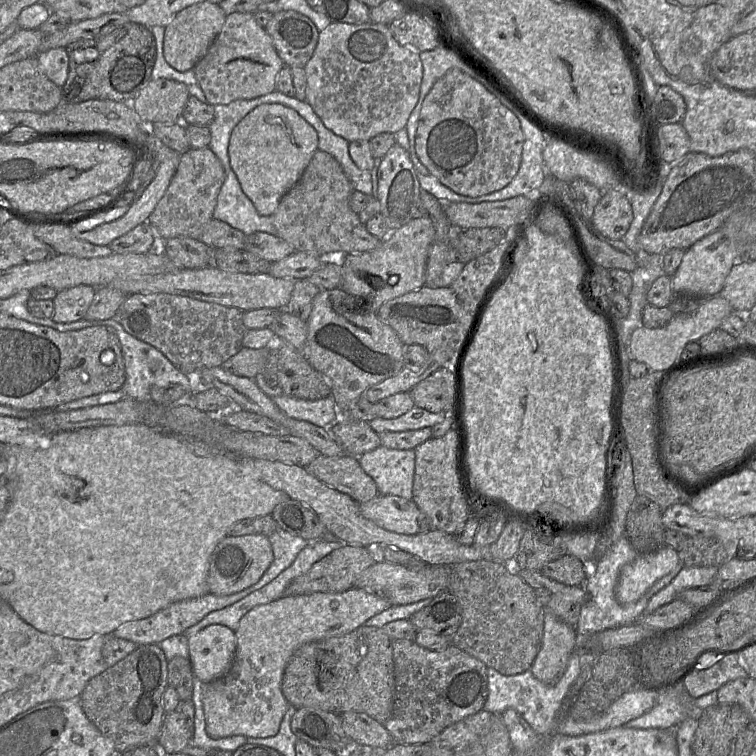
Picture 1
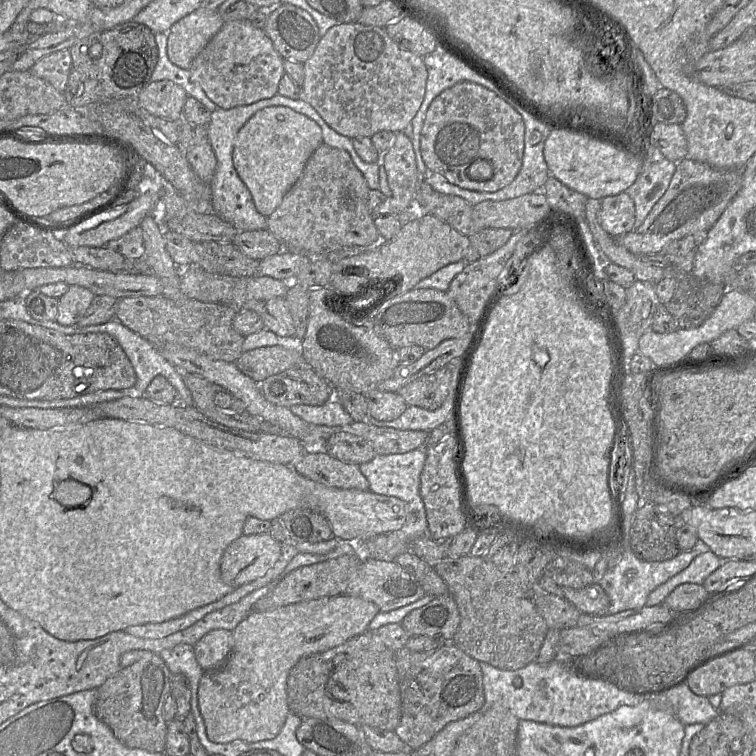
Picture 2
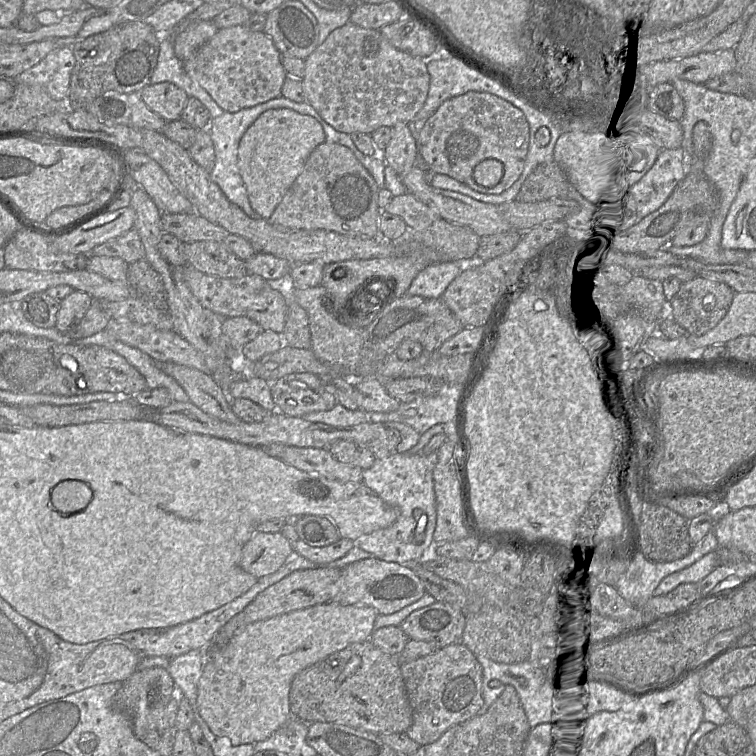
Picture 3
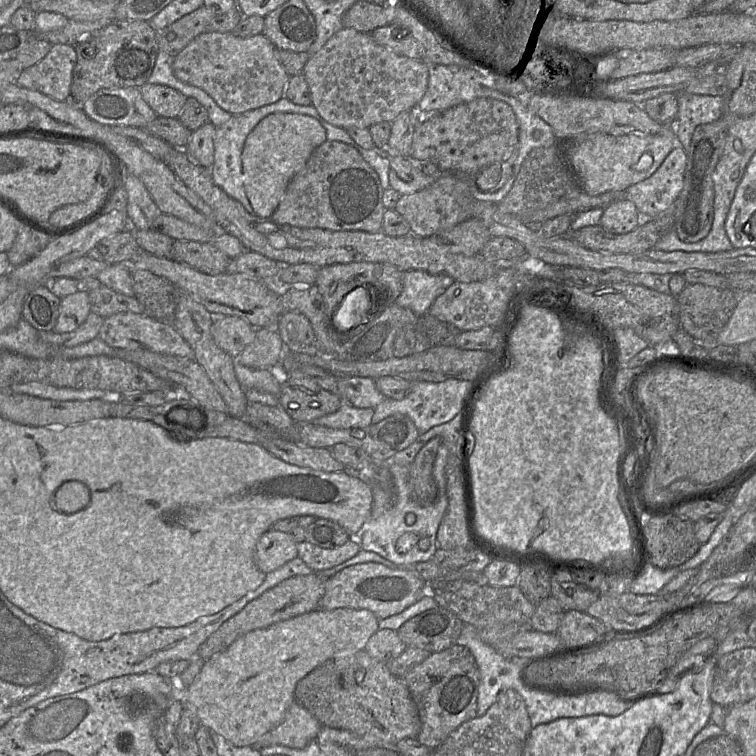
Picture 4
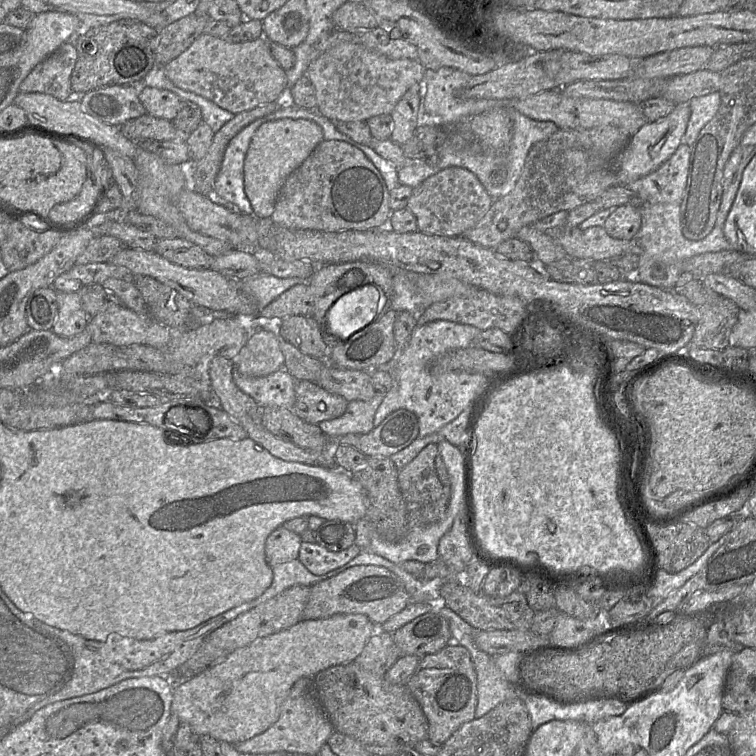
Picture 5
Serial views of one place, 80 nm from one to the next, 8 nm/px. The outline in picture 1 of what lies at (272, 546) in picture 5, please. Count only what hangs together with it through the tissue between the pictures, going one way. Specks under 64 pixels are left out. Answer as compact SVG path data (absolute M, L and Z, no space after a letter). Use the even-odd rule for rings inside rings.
M264 534L226 536L213 550L209 559L207 583L209 594L224 596L240 592L260 580L273 560L273 552L268 537Z

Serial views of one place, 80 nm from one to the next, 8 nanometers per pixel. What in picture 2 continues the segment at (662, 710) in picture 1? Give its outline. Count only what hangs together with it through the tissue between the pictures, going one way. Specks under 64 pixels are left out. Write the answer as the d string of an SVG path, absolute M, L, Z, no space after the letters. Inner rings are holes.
M686 683L672 686L650 698L656 707L668 708L684 725L706 724L719 713L706 696L694 694Z

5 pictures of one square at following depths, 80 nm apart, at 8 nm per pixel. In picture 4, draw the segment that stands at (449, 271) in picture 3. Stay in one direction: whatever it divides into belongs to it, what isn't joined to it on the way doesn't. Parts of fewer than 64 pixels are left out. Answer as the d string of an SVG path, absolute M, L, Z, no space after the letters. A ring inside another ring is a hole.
M424 270L403 272L403 289L394 303L412 310L417 315L428 312L432 303L455 280L446 274L430 274Z

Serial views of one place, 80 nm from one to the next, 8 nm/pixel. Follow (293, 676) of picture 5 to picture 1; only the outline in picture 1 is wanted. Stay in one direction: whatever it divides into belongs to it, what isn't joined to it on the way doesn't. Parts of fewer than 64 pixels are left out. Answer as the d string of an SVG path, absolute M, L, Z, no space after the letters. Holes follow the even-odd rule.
M352 587L338 593L282 596L248 611L235 632L236 654L231 668L223 677L203 685L207 735L213 739L236 735L275 736L288 709L281 685L286 665L295 650L306 643L349 633L391 606L388 600L375 593Z

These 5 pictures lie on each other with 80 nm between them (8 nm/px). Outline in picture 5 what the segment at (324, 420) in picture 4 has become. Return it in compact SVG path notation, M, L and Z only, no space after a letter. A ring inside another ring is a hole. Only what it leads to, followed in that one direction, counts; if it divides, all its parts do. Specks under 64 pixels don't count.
M377 392L370 400L350 401L342 416L322 421L317 425L328 437L337 437L350 433L366 434L374 428L374 416L385 394Z

